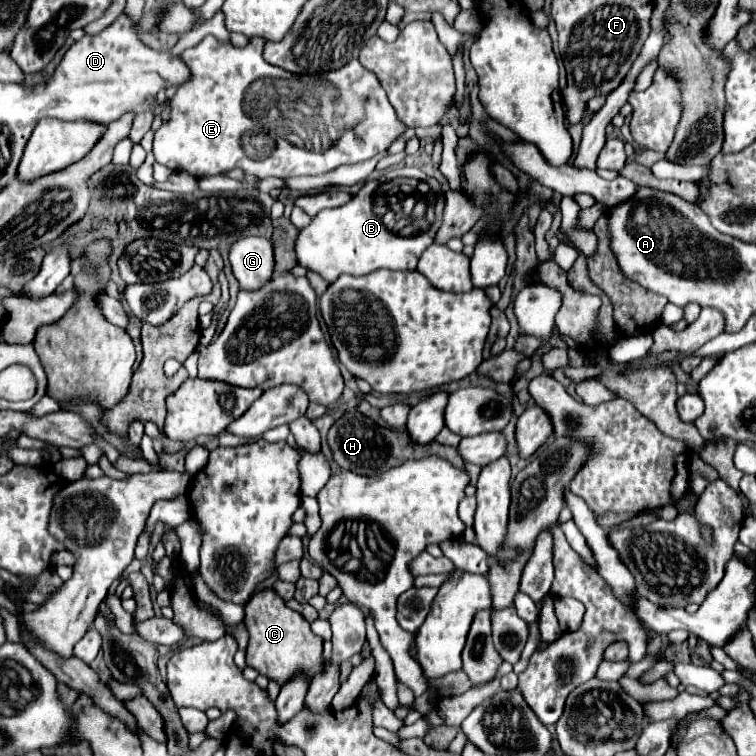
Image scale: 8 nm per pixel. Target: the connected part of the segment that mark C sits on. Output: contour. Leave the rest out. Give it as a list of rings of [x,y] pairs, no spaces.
[[[264,589],[256,593],[250,603],[244,607],[246,617],[244,623],[250,633],[250,643],[246,649],[246,663],[256,669],[260,675],[278,683],[280,687],[288,683],[296,673],[314,679],[314,675],[324,671],[322,657],[322,639],[310,631],[310,623],[302,619],[296,611],[288,609],[284,599],[278,597],[272,589]]]

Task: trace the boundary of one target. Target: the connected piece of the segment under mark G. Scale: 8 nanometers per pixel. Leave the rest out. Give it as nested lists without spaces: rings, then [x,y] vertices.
[[[238,239],[238,243],[234,243],[230,249],[230,263],[240,289],[258,291],[272,279],[274,273],[274,251],[270,239]]]

